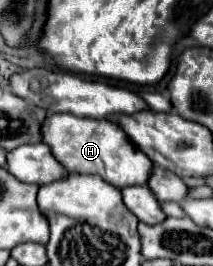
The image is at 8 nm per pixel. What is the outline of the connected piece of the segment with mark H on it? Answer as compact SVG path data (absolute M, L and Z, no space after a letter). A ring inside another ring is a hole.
M55 113L55 115L49 115L47 121L43 123L43 143L51 147L53 155L59 161L63 161L63 165L69 171L81 173L81 175L99 175L103 181L111 183L117 189L123 189L127 185L145 185L153 169L153 163L149 161L149 157L145 153L139 153L139 147L135 147L135 143L129 141L121 125L115 121L105 121L105 119L91 121L87 117L71 117L69 113Z

